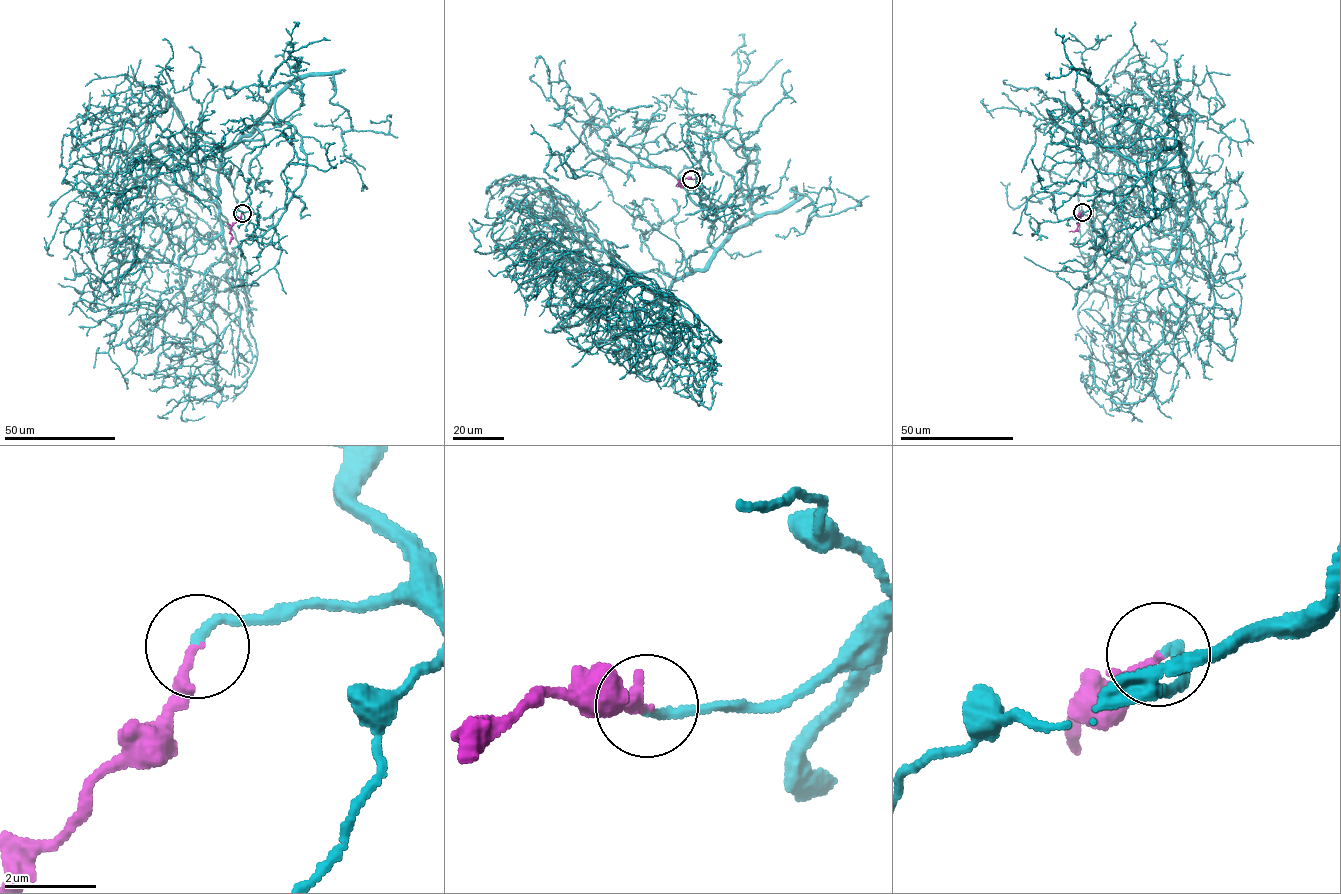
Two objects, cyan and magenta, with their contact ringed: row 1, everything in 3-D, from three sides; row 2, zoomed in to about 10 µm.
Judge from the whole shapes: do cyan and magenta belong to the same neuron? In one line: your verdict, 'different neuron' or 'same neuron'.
same neuron

